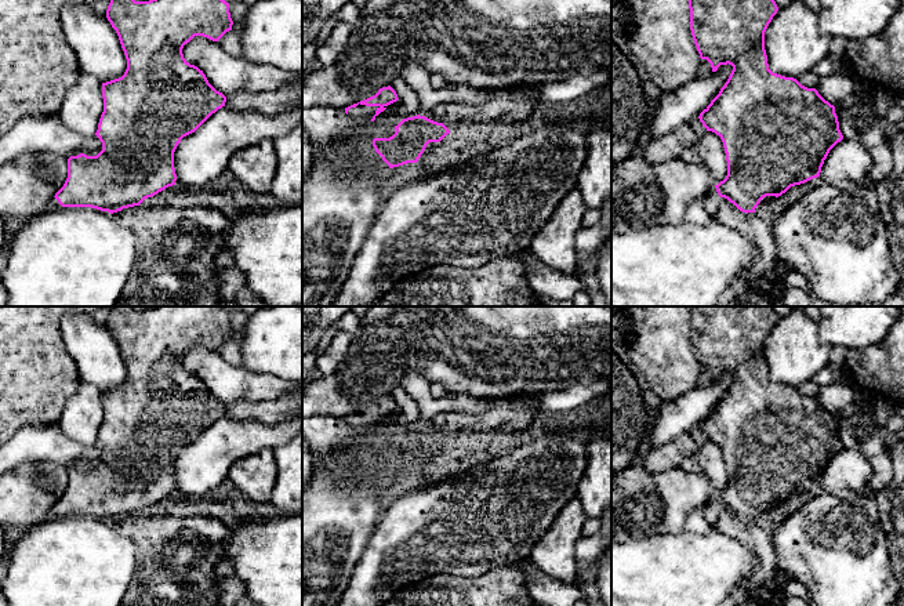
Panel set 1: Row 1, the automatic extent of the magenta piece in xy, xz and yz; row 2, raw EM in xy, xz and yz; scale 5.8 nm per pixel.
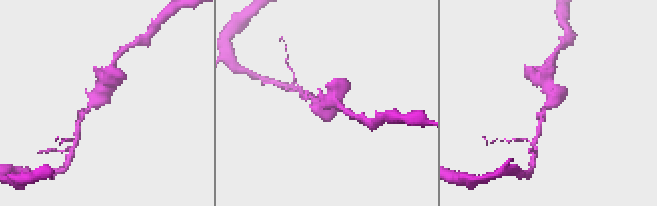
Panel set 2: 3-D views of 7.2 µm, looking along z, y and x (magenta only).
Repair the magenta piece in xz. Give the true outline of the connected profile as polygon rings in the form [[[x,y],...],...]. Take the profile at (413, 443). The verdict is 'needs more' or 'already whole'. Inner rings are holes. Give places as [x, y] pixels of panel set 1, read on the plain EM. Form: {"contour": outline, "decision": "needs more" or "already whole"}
{"contour": [[[425,425],[403,428],[389,447],[374,447],[373,456],[389,478],[417,472],[429,451],[440,451],[450,439]]], "decision": "already whole"}

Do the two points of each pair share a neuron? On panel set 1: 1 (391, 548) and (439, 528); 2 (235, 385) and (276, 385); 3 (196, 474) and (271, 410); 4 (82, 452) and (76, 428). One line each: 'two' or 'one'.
1: one
2: one
3: two
4: two

